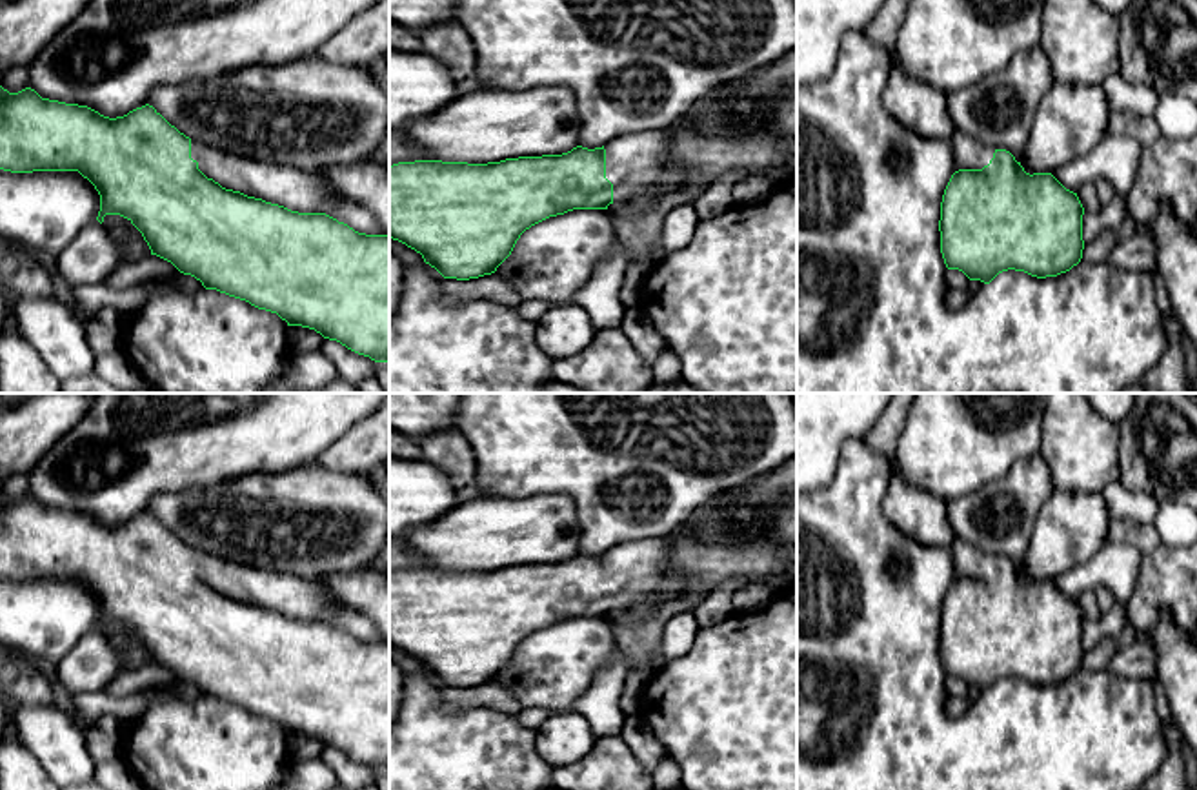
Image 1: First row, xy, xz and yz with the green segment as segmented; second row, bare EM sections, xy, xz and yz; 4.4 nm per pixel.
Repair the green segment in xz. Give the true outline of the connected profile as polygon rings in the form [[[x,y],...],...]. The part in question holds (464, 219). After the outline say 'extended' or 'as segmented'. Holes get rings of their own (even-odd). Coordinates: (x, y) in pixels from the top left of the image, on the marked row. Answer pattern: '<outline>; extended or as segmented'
[[[677,124],[668,129],[649,129],[642,133],[629,133],[619,138],[609,140],[602,147],[588,149],[582,146],[573,147],[562,155],[542,155],[542,157],[518,157],[506,158],[500,162],[488,164],[468,164],[468,162],[442,162],[442,160],[415,160],[415,162],[398,162],[389,166],[389,237],[406,244],[422,255],[424,262],[435,268],[444,279],[469,280],[484,275],[491,275],[497,268],[511,255],[520,235],[531,226],[557,215],[564,215],[573,209],[608,209],[613,202],[622,202],[644,195],[655,193],[671,193],[684,180],[684,167],[675,166],[669,158],[669,147],[673,142]]]; extended

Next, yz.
[[[955,133],[951,137],[955,173],[940,202],[940,253],[948,269],[990,284],[999,273],[1015,269],[1037,279],[1070,271],[1082,258],[1084,208],[1077,193],[1051,173],[1026,173],[1006,149],[984,146]]]; extended

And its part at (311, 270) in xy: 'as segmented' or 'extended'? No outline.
extended

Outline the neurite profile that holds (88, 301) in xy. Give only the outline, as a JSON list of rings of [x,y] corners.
[[[178,273],[171,280],[151,277],[126,289],[115,289],[109,284],[93,284],[73,288],[71,300],[65,304],[73,313],[82,313],[86,317],[96,317],[102,308],[116,308],[126,317],[140,311],[147,300],[153,297],[155,282],[164,280],[176,293],[195,293],[204,289],[202,282],[191,275]]]

